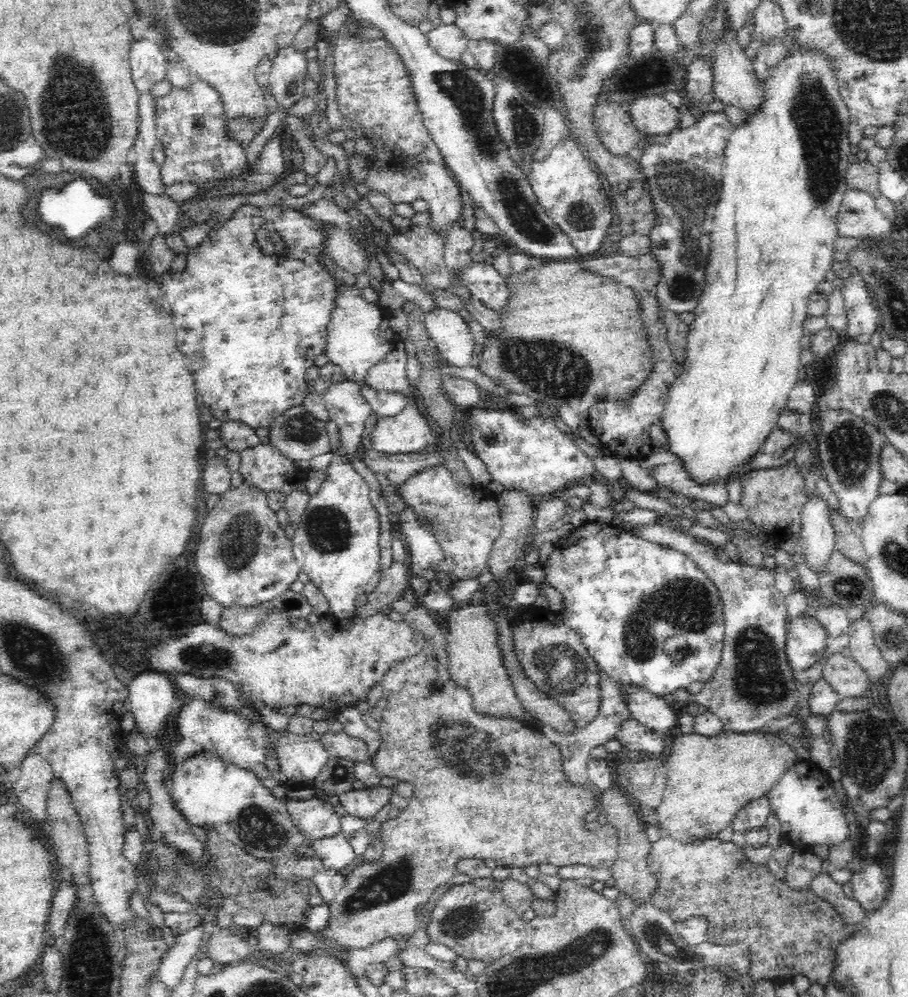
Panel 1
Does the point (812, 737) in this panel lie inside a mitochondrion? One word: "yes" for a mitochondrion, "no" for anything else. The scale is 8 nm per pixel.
no

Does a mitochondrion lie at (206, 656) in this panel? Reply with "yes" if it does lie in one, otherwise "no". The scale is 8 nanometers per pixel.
yes

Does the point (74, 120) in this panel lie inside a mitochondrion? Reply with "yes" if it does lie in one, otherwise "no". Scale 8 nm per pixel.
yes

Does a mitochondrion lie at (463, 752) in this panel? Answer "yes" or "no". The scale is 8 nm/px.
yes

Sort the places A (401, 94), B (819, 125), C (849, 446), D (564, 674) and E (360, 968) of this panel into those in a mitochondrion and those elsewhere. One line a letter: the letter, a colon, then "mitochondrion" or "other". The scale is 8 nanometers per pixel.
A: other
B: mitochondrion
C: mitochondrion
D: mitochondrion
E: other

